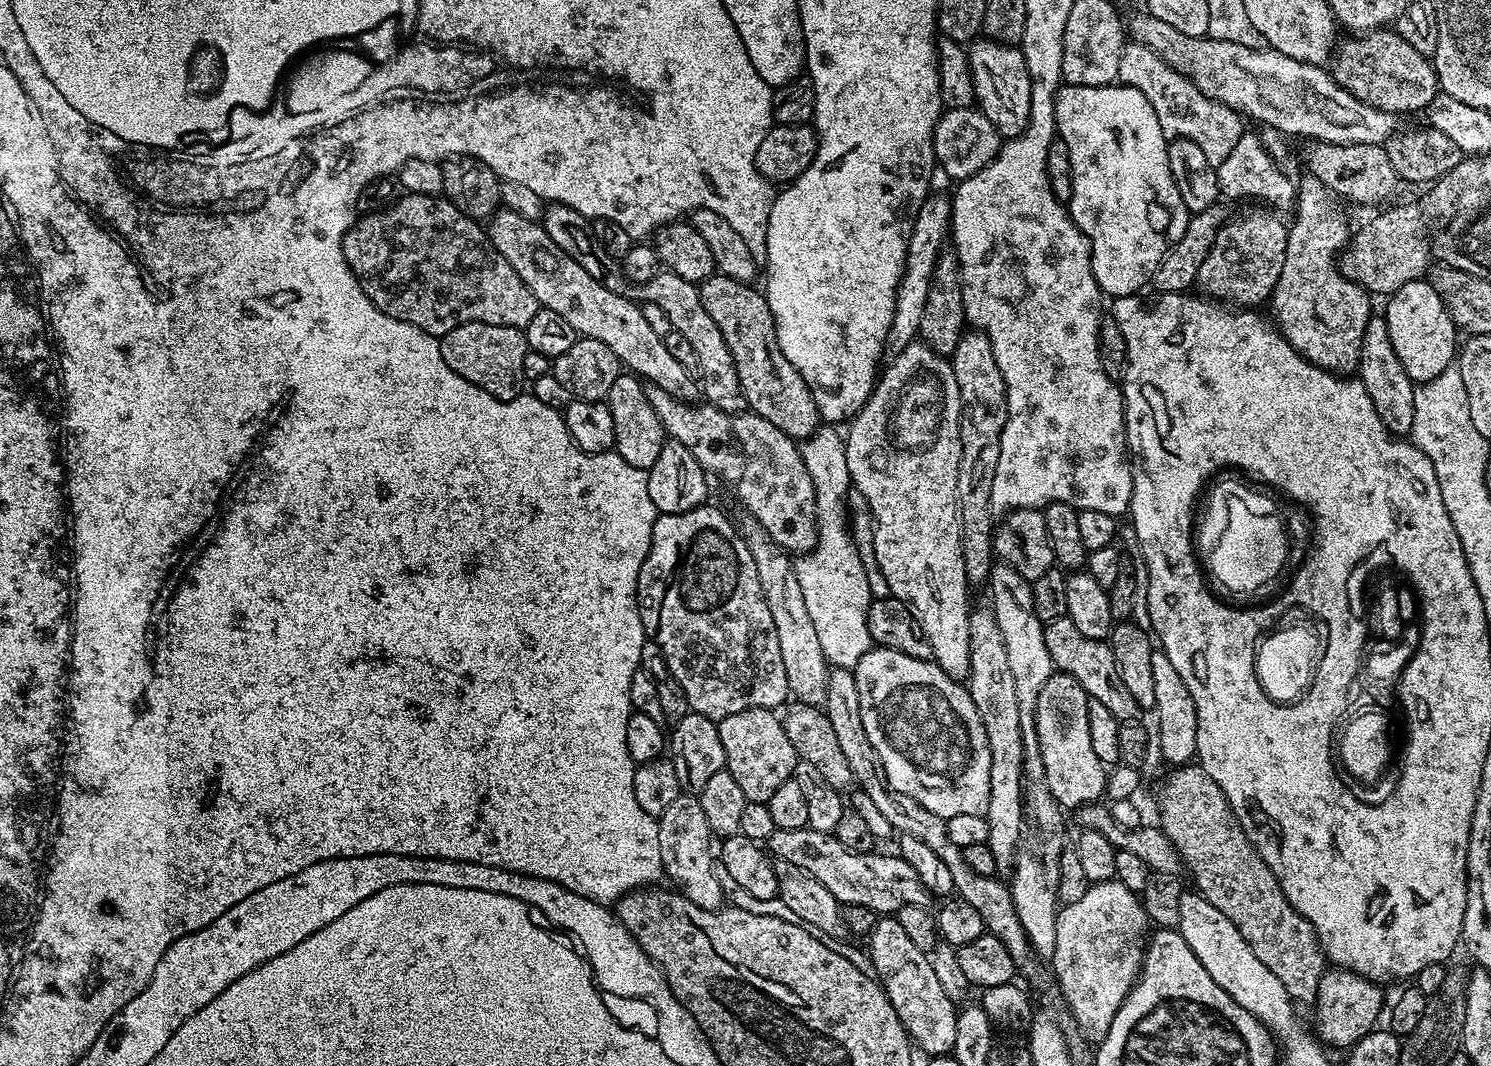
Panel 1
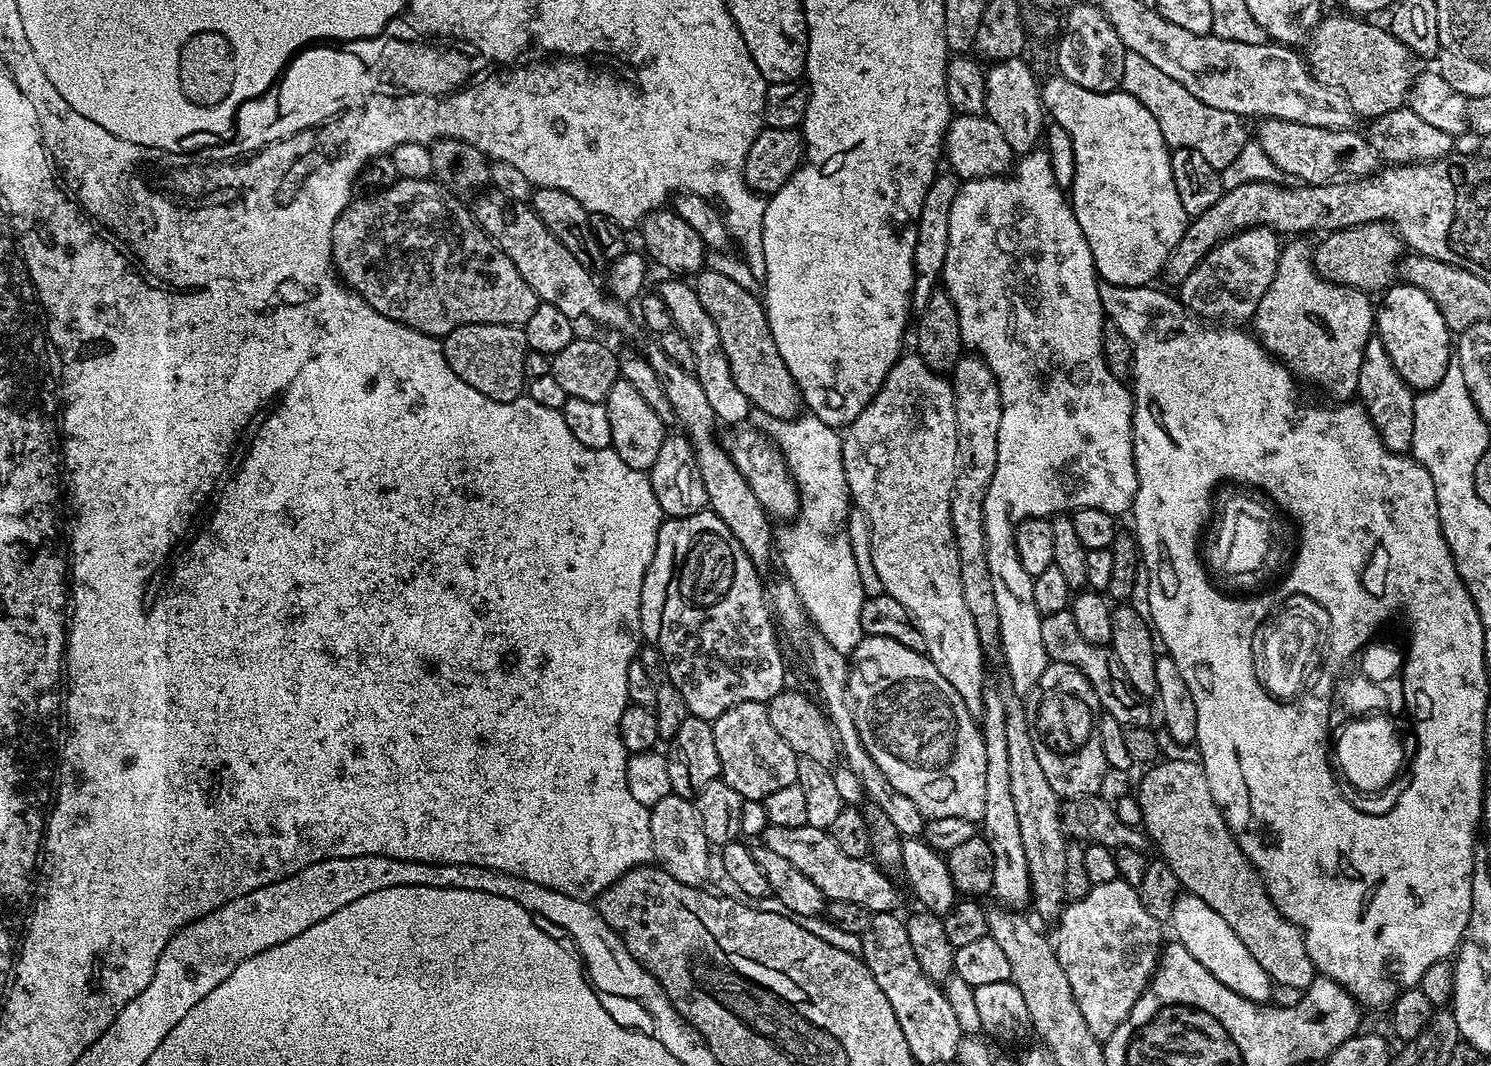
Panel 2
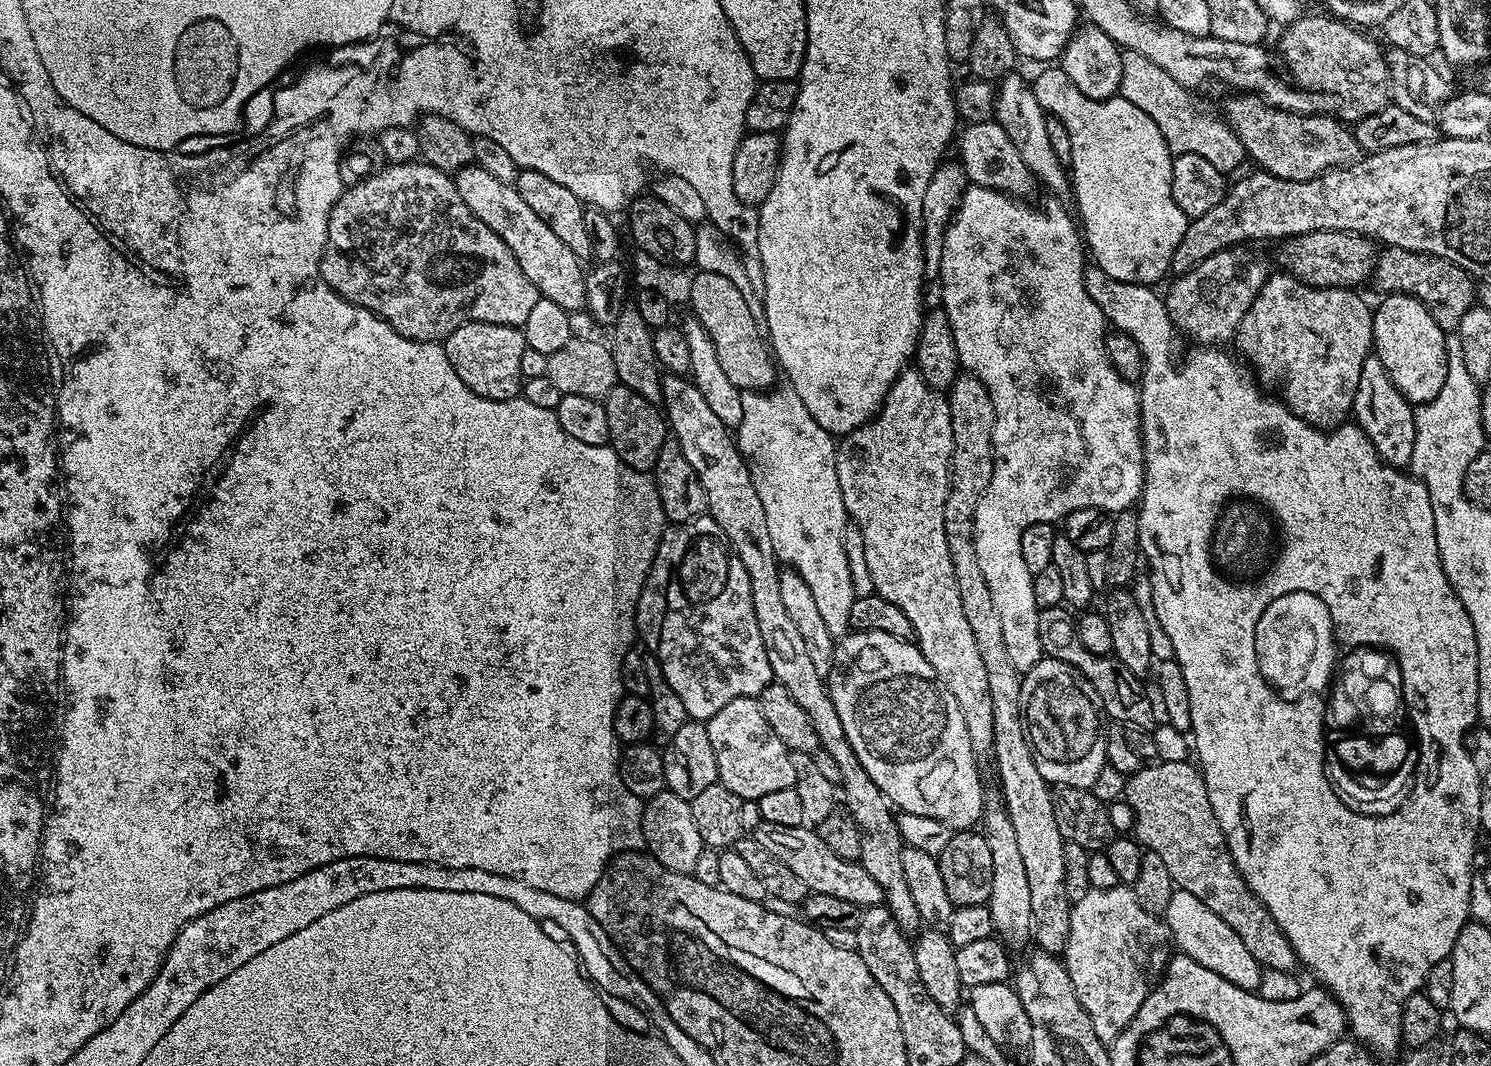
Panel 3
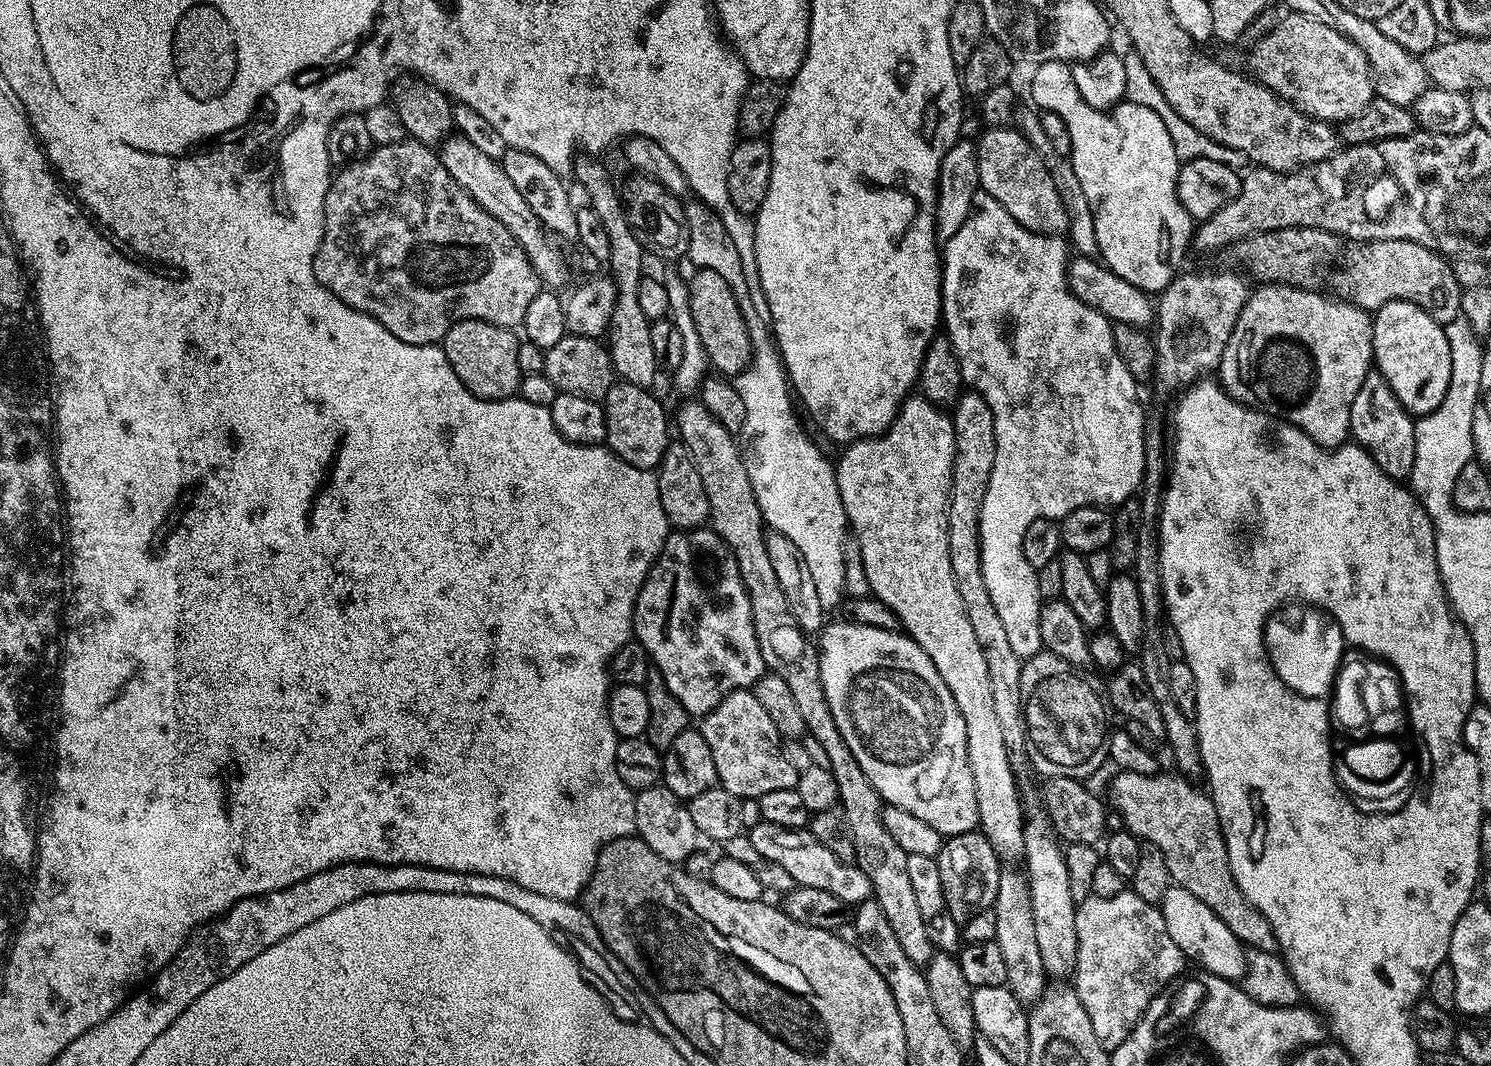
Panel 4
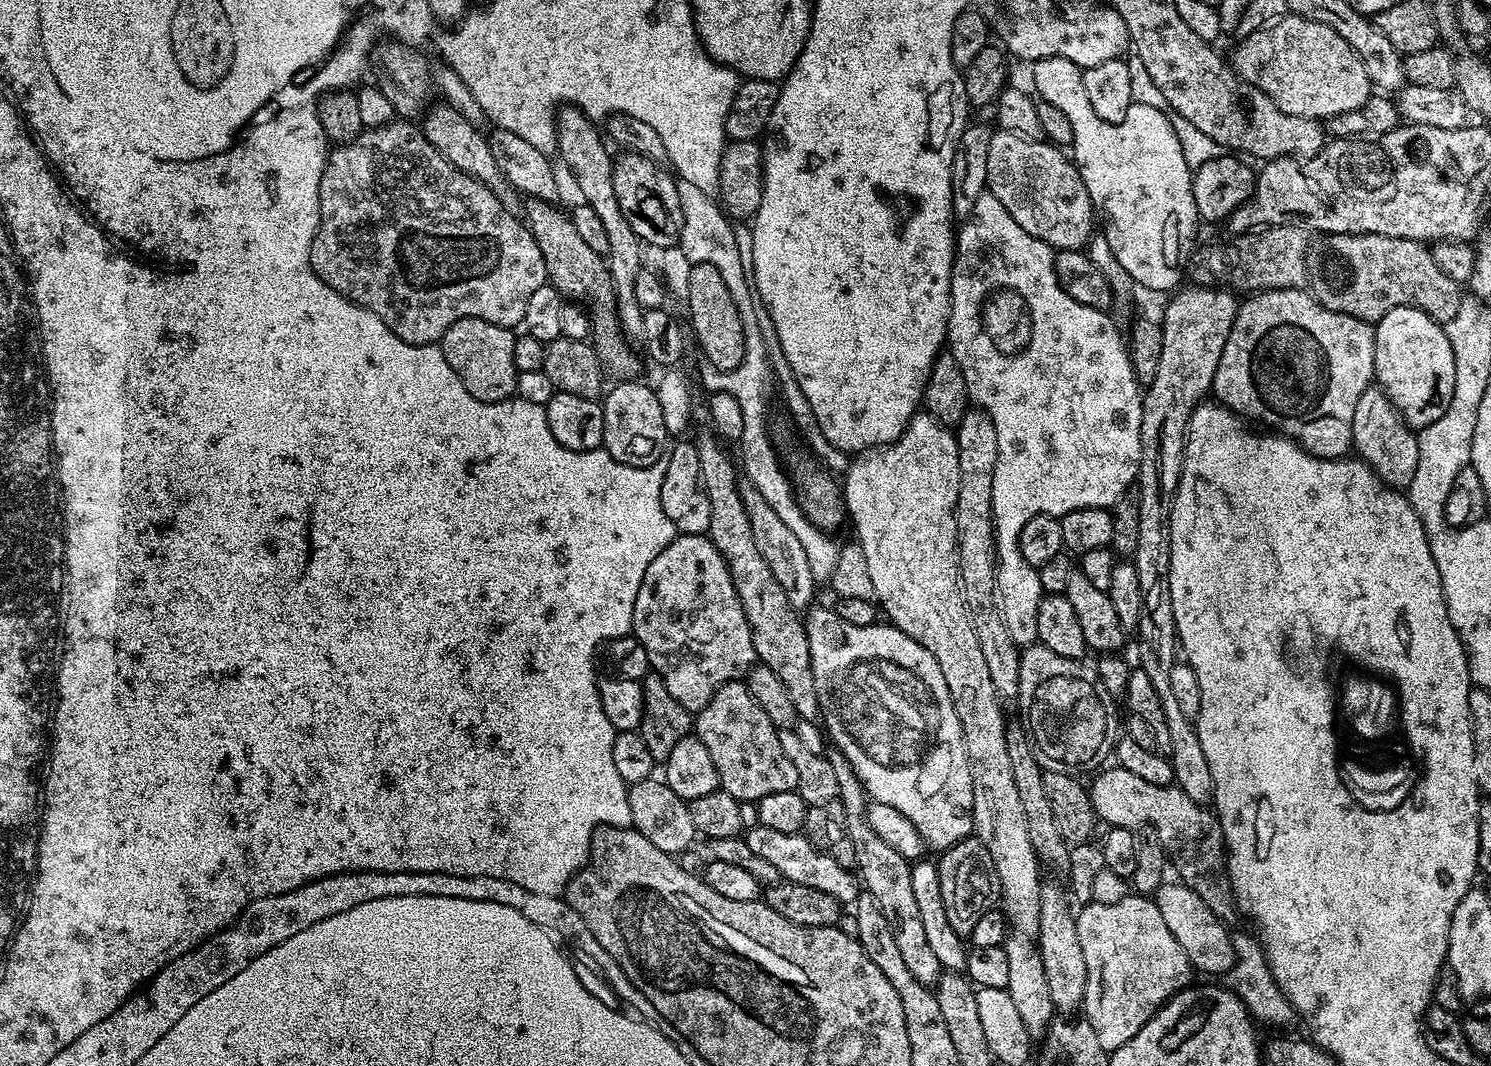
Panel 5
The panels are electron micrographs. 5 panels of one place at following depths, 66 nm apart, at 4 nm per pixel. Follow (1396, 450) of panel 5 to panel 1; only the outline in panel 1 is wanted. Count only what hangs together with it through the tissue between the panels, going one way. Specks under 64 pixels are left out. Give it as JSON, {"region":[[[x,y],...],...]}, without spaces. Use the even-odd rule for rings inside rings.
{"region":[[[1373,314],[1366,322],[1358,378],[1362,386],[1366,386],[1366,394],[1370,394],[1370,402],[1374,402],[1374,410],[1378,410],[1378,418],[1382,418],[1386,430],[1397,438],[1407,437],[1414,426],[1416,384],[1406,374],[1406,370],[1402,370],[1402,362],[1398,362],[1398,354],[1394,354],[1394,346],[1390,346],[1390,330],[1386,330],[1383,315]]]}

